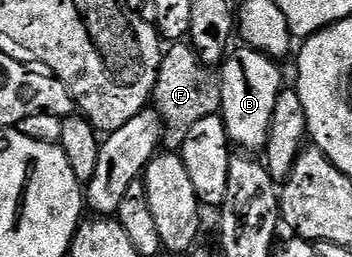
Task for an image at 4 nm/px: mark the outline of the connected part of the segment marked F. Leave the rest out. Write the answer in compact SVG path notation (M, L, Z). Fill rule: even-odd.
M186 41L168 45L163 51L163 59L157 72L153 109L163 121L162 149L167 152L182 151L185 136L205 116L219 114L221 104L220 79L212 67L206 66L197 52Z

